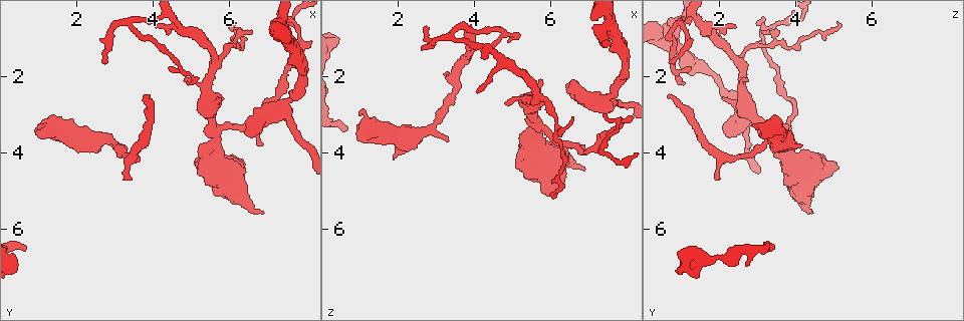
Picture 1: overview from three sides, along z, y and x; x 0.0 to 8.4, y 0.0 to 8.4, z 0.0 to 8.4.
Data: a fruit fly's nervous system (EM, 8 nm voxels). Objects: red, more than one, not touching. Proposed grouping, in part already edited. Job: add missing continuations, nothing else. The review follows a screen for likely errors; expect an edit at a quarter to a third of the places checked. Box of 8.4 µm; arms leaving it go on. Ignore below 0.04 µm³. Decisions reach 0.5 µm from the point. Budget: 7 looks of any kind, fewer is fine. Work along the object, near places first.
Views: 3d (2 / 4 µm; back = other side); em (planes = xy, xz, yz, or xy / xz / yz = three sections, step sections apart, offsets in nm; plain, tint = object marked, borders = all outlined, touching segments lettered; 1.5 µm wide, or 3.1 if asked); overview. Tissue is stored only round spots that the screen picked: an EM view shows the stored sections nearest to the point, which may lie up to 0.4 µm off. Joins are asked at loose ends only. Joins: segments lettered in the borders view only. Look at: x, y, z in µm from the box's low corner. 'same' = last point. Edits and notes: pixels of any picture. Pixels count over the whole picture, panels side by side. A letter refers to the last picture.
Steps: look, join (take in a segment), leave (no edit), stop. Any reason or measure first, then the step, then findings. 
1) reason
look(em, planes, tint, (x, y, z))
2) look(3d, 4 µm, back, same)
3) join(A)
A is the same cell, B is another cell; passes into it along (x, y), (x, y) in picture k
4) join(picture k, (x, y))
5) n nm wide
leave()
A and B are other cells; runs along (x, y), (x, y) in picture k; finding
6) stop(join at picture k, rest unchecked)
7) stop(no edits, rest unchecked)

branch stops here
look(em, planes, plain, (3.95, 2.55, 0.65))

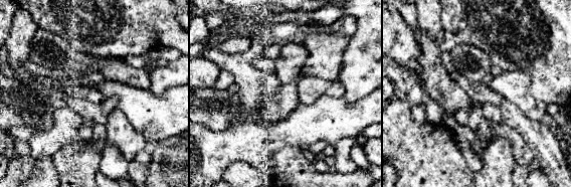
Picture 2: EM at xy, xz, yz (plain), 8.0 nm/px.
look(em, planes, tint, same)

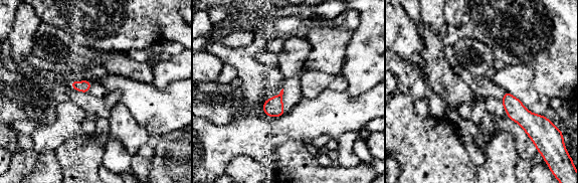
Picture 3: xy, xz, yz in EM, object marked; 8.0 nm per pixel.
look(em, planes, borders, same)

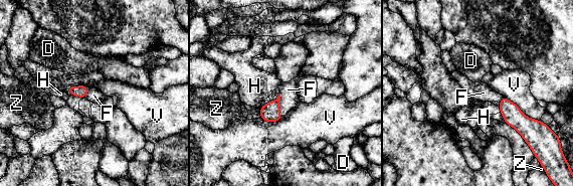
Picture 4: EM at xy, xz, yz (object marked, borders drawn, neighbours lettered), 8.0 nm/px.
V touches over 360 nm
join(F)
F is the same cell, D, H, V and Z are other cells; the cell continues

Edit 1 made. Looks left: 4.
thin end
look(3d, 2 µm, back, (3.45, 4.70, 1.95))

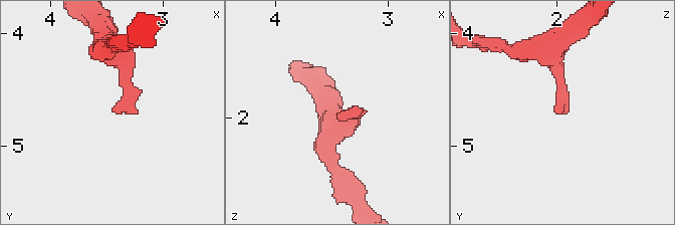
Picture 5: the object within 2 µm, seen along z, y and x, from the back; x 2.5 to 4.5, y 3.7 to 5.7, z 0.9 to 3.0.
look(em, xy, step 8, borders, (3.44, 4.66, 1.98))

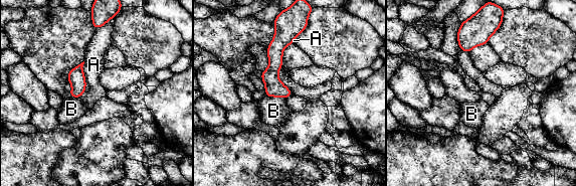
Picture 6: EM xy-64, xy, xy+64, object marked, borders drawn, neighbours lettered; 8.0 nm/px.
look(em, planes, borders, same)

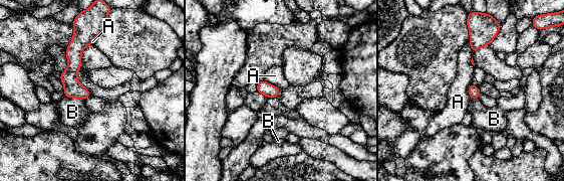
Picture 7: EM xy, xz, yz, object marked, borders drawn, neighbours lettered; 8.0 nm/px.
leave()
A and B are other cells; runs along (83, 31), (74, 48), (67, 95) in picture 7; no lettered segment goes on from it

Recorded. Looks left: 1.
stop(join at picture 4, rest unchecked)

